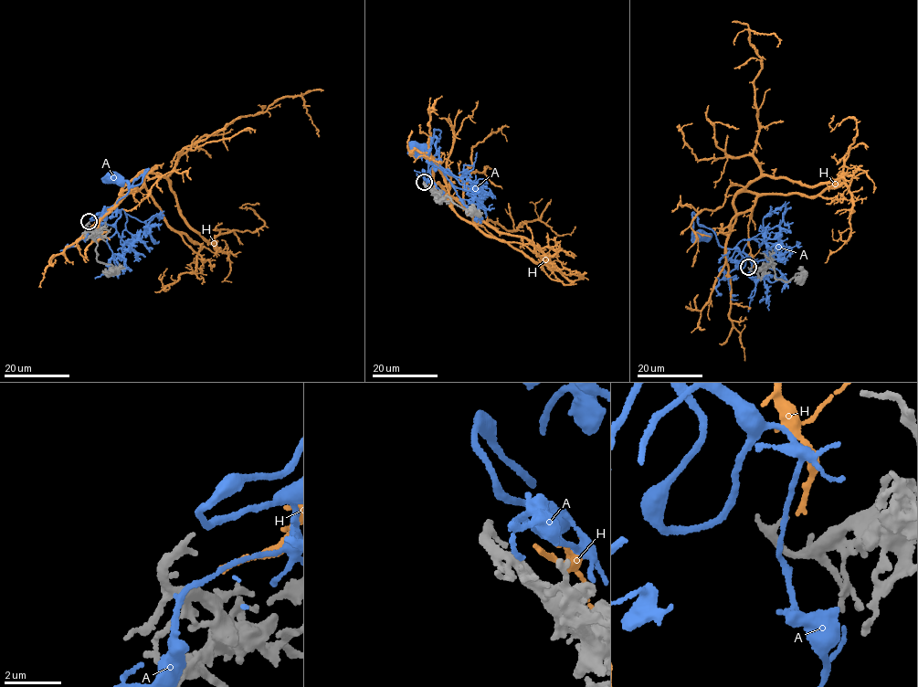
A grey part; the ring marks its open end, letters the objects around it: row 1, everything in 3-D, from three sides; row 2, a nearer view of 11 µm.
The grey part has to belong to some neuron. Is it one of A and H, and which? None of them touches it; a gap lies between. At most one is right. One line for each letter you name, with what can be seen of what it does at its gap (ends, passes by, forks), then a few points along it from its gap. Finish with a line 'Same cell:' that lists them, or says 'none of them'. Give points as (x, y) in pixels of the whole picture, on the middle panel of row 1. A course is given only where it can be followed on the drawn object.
Same cell: none of them

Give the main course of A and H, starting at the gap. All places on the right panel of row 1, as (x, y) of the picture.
A: (744, 266), (745, 255), (735, 261), (743, 260), (739, 249), (719, 246), (692, 214), (692, 239), (699, 237)
H: (753, 267), (755, 195), (745, 189), (760, 174), (763, 63), (749, 29), (775, 35), (776, 46)

